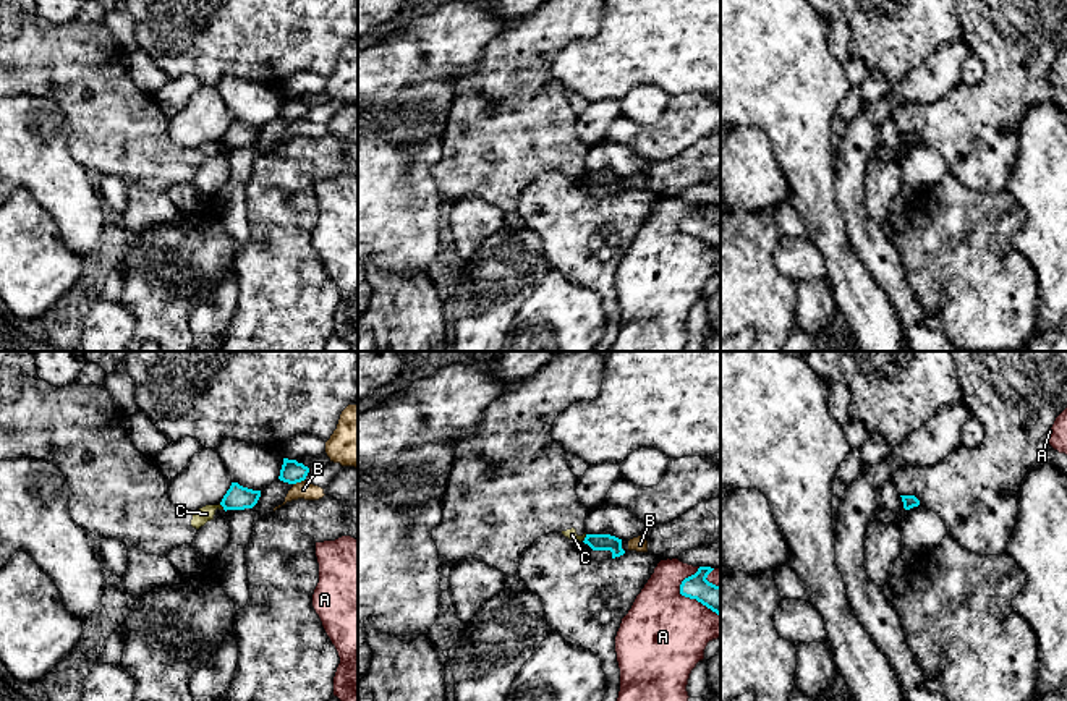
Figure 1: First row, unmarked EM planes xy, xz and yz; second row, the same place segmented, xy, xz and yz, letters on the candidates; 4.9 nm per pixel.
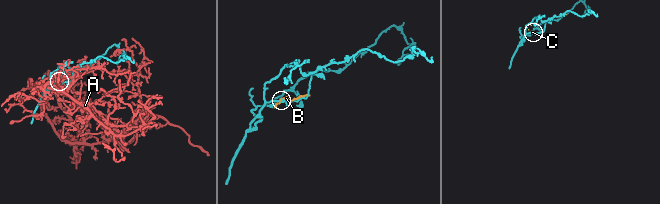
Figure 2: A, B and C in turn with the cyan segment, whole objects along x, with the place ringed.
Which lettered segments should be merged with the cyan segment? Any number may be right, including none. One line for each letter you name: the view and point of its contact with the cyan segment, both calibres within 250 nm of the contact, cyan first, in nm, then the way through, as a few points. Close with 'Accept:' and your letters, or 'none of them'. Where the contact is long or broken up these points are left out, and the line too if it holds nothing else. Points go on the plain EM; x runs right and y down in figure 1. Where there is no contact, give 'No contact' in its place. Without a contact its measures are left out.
Accept: none of them

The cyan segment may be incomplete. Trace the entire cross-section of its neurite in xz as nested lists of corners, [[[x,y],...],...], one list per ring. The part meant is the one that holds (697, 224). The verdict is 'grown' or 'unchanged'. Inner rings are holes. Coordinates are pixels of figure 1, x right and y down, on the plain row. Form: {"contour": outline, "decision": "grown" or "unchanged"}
{"contour": [[[699,204],[698,209],[685,215],[680,222],[680,232],[696,236],[717,253],[721,253],[721,223],[709,220],[706,215],[714,206]]], "decision": "unchanged"}

